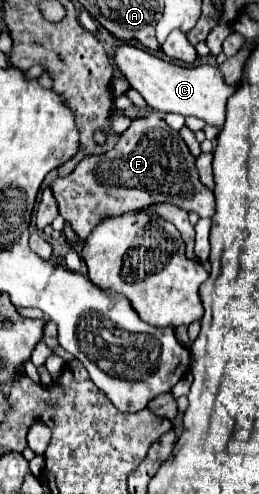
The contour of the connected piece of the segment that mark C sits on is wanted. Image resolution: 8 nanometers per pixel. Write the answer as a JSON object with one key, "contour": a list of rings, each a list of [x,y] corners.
{"contour":[[[119,43],[113,55],[115,67],[123,73],[129,85],[141,93],[147,105],[161,113],[181,113],[181,115],[195,115],[205,119],[211,125],[223,127],[225,121],[225,105],[235,87],[223,81],[223,75],[215,65],[199,65],[199,67],[179,67],[167,63],[163,59],[153,57],[145,49],[139,49],[131,43]]]}

